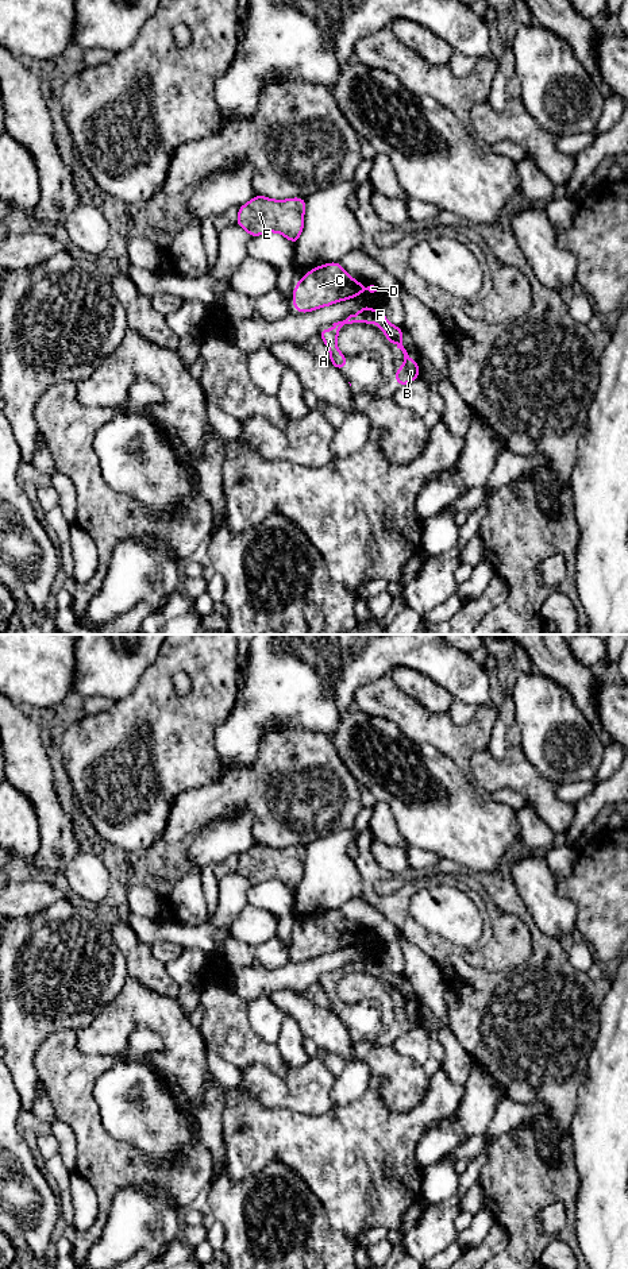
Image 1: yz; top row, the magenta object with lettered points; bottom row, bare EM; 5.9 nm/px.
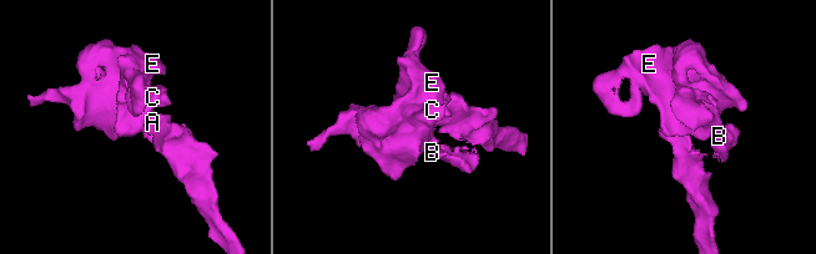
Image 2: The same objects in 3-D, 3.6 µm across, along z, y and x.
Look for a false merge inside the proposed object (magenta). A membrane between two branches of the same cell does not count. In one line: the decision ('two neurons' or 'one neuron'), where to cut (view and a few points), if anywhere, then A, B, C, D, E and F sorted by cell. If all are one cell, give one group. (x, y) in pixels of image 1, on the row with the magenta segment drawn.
one neuron; cut none; groups A B C D E F

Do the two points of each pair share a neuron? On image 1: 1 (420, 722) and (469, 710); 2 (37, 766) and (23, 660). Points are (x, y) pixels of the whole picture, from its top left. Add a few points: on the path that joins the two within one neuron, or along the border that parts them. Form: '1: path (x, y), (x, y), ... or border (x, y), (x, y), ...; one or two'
1: border (478, 706), (461, 725), (447, 713); two
2: border (14, 702), (20, 706); two

